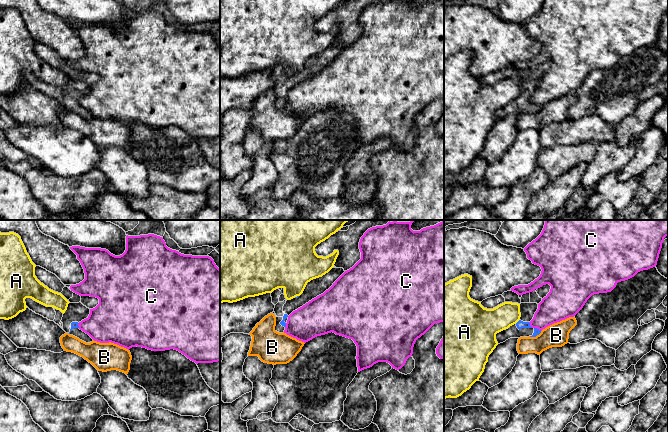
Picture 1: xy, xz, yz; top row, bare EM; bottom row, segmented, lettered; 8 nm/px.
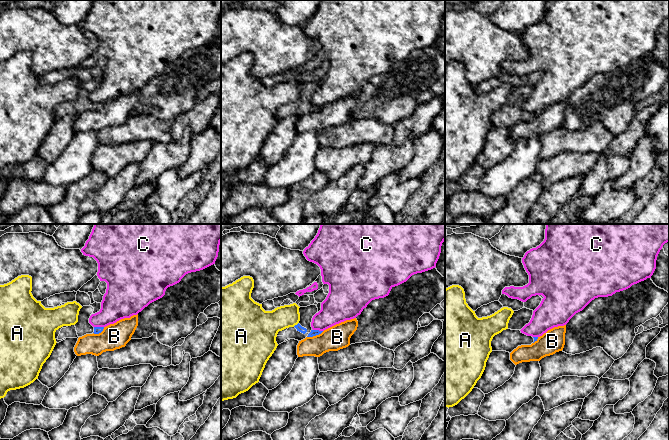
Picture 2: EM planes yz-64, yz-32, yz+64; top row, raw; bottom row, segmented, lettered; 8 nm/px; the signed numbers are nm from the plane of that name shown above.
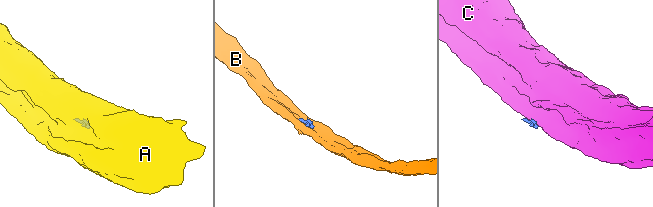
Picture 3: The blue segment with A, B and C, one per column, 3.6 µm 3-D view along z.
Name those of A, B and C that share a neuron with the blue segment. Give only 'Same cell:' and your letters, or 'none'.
Same cell: none

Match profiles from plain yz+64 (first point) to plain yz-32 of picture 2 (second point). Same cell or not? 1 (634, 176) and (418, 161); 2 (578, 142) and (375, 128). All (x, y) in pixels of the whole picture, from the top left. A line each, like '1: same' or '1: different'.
1: same
2: same

